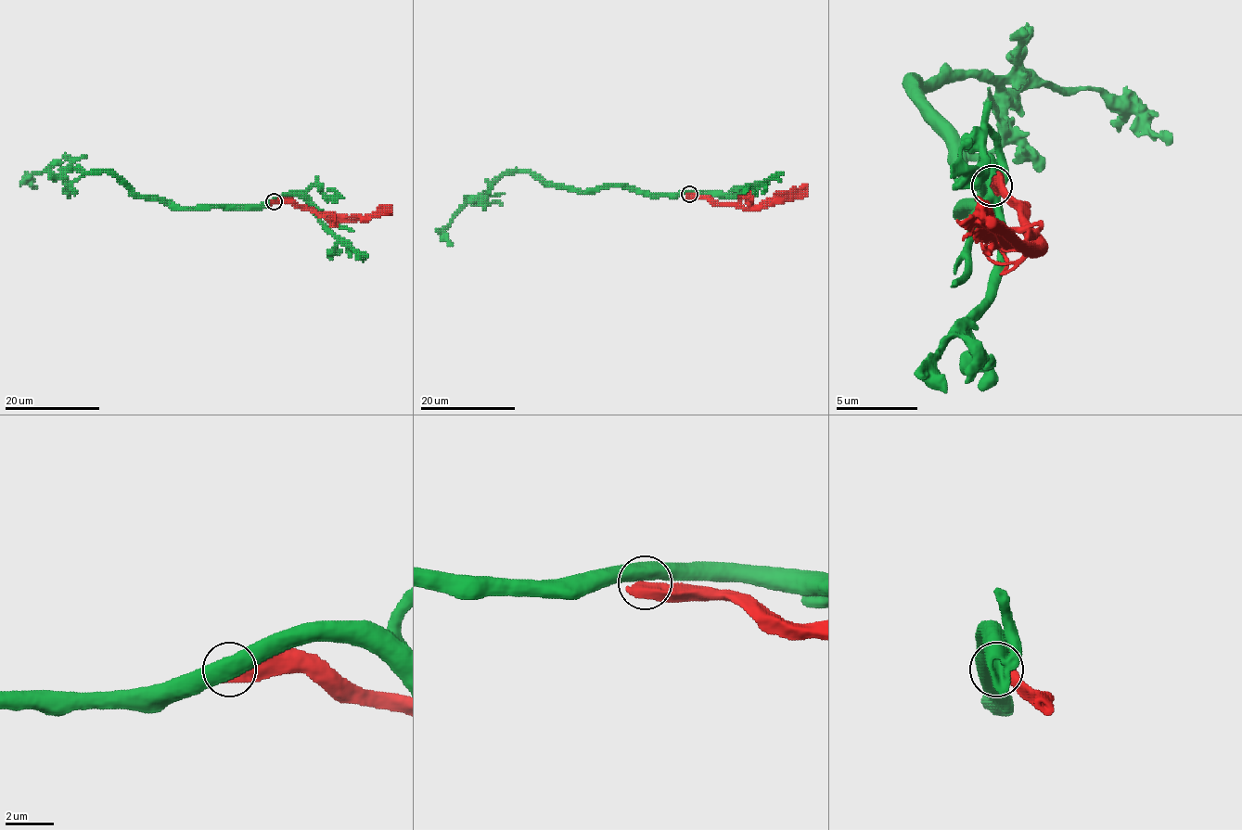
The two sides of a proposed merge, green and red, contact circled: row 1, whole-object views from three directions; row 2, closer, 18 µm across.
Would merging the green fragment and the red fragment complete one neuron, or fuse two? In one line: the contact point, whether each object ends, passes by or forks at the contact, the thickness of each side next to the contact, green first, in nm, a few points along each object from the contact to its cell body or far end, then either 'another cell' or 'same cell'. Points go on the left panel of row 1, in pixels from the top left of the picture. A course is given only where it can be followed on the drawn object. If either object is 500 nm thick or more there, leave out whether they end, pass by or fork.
place (274, 201); calibres 550 and 700 nm; course green (274, 200), (255, 206), (180, 208), (136, 197), (108, 172), (68, 170), (33, 173), (28, 180), (35, 189); course red (274, 200), (294, 202), (300, 208), (348, 217), (374, 215), (390, 204); another cell

